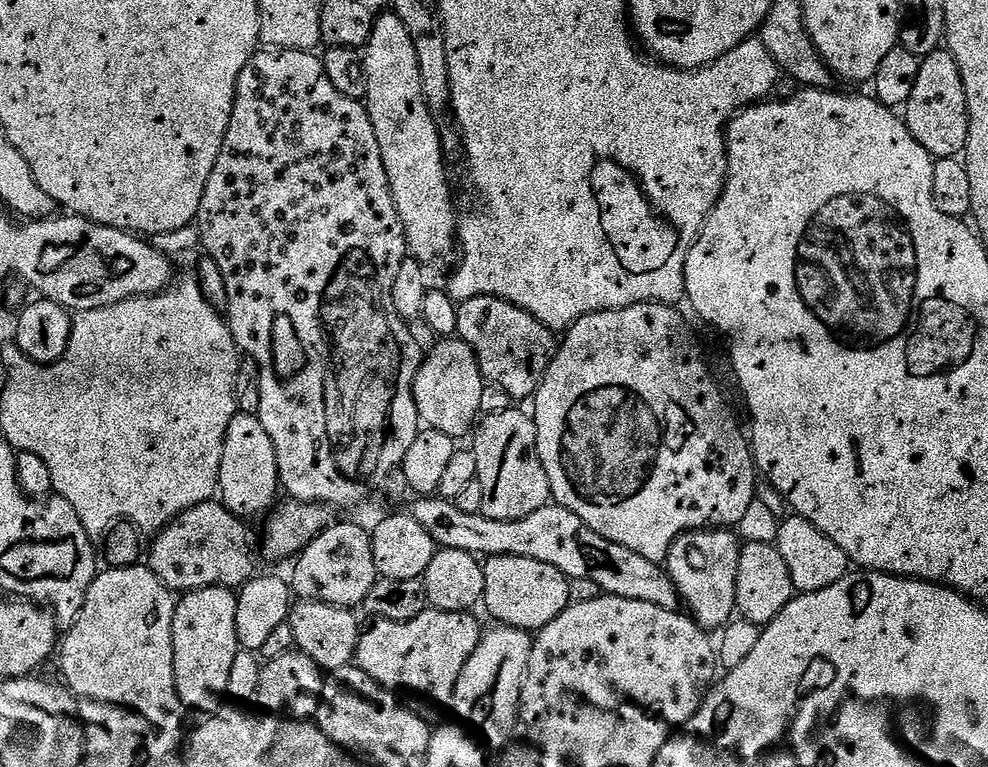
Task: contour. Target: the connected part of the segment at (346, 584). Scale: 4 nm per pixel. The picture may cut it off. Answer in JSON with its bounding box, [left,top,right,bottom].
[290,524,378,609]

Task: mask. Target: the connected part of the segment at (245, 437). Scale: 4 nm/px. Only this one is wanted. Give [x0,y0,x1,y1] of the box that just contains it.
[219,411,281,518]

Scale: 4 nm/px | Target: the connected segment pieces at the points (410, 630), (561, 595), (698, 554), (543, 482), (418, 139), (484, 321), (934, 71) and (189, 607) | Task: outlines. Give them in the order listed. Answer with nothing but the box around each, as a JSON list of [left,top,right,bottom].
[[355,610,482,705],[482,556,573,634],[667,528,742,630],[470,406,552,520],[362,11,458,266],[456,296,558,398],[902,50,968,158],[174,588,241,714]]

